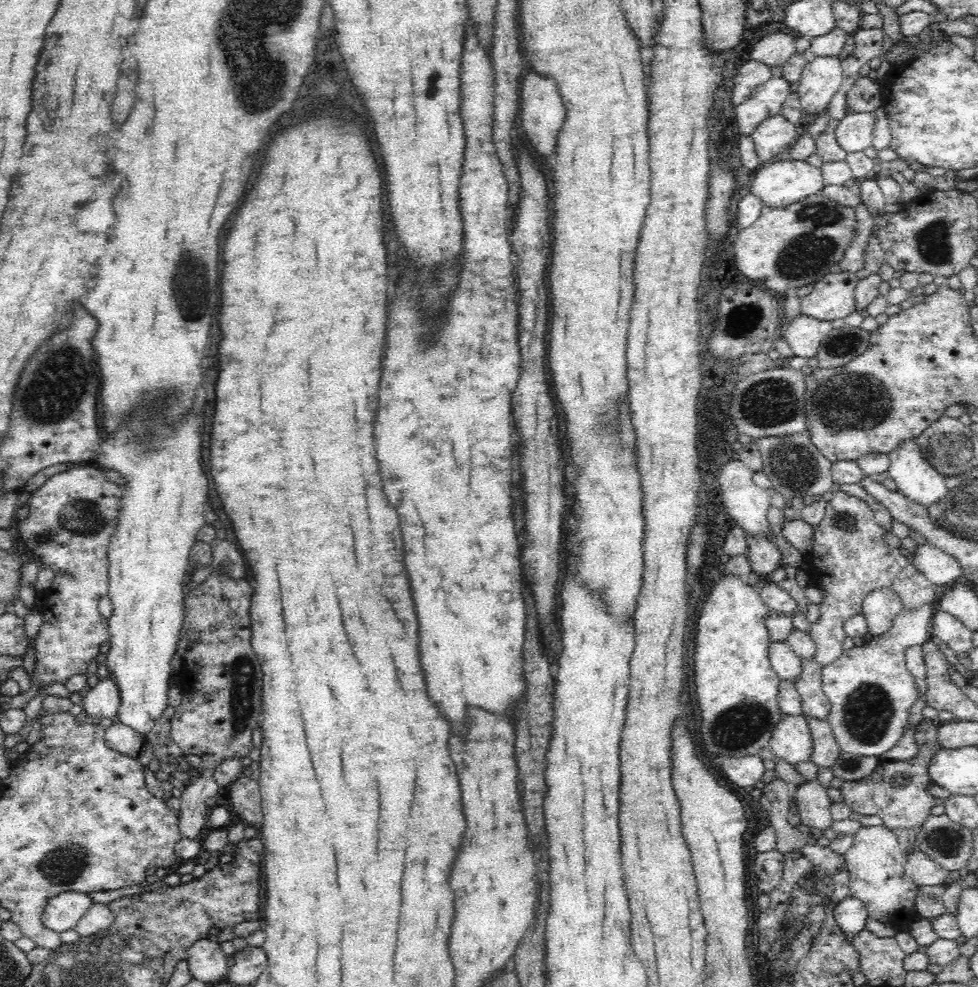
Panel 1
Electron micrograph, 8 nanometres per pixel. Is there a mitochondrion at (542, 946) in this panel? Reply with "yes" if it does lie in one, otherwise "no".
no

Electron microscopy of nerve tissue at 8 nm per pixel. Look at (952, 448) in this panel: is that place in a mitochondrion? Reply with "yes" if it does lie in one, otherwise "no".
yes

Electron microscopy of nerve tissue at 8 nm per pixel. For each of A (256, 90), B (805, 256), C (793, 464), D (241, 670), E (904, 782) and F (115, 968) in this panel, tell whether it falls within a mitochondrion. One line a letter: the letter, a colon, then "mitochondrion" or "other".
A: mitochondrion
B: mitochondrion
C: mitochondrion
D: mitochondrion
E: mitochondrion
F: mitochondrion

